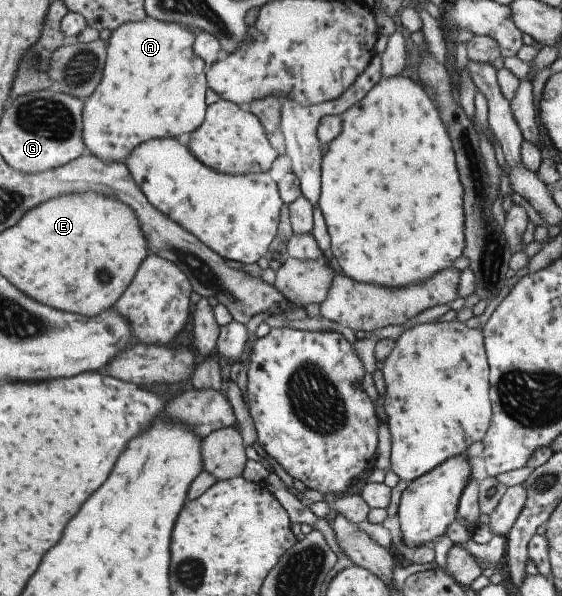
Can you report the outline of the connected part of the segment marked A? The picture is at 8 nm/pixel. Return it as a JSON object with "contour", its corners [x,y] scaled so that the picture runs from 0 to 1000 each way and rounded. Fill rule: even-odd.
{"contour":[[[260,27],[208,44],[189,72],[189,99],[169,151],[148,168],[144,235],[151,248],[183,275],[219,273],[230,255],[253,238],[311,230],[345,220],[363,200],[365,106],[343,91],[343,55],[333,44],[311,37],[286,37]]]}

